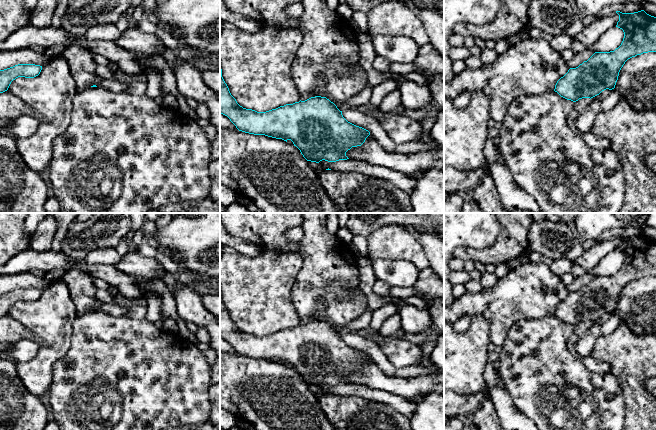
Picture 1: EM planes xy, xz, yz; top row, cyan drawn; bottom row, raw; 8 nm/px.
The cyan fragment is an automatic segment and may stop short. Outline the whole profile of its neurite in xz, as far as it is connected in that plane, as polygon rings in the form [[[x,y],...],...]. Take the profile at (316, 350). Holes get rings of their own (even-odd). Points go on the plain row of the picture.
[[[220,290],[220,338],[227,340],[239,355],[291,364],[307,385],[319,387],[322,384],[336,386],[349,383],[346,376],[361,370],[370,356],[348,346],[337,330],[326,321],[315,320],[305,325],[286,328],[266,336],[257,336],[240,330],[231,319],[222,301]]]

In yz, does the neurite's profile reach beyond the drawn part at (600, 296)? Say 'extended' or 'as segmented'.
as segmented

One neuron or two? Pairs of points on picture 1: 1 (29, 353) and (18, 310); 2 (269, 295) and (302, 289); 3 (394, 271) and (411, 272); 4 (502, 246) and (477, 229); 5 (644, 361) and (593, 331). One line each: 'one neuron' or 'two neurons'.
1: two neurons
2: two neurons
3: one neuron
4: two neurons
5: two neurons

